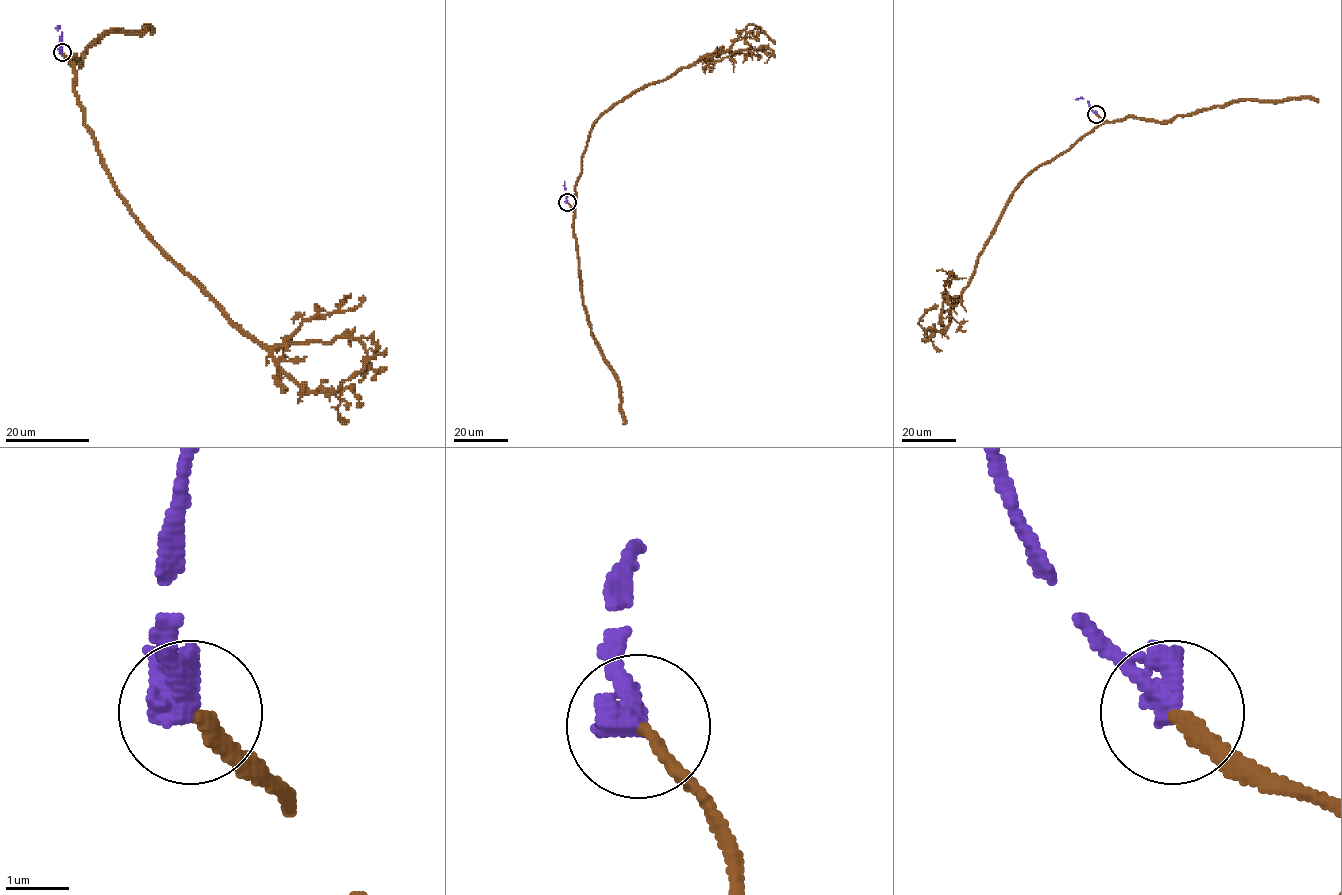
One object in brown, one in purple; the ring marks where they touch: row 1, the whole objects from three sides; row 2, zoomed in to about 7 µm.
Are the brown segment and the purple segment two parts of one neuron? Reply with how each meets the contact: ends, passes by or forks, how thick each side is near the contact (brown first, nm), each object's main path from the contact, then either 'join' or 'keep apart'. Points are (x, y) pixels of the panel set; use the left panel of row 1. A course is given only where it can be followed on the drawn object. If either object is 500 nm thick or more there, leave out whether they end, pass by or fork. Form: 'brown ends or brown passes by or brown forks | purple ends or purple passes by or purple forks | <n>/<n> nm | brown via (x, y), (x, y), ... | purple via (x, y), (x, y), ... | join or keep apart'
200/550 nm | brown via (61, 53), (73, 63), (76, 100), (104, 170), (140, 227), (274, 362), (312, 392), (335, 391), (387, 349) | purple via (61, 53), (61, 33), (58, 27), (57, 31) | join

